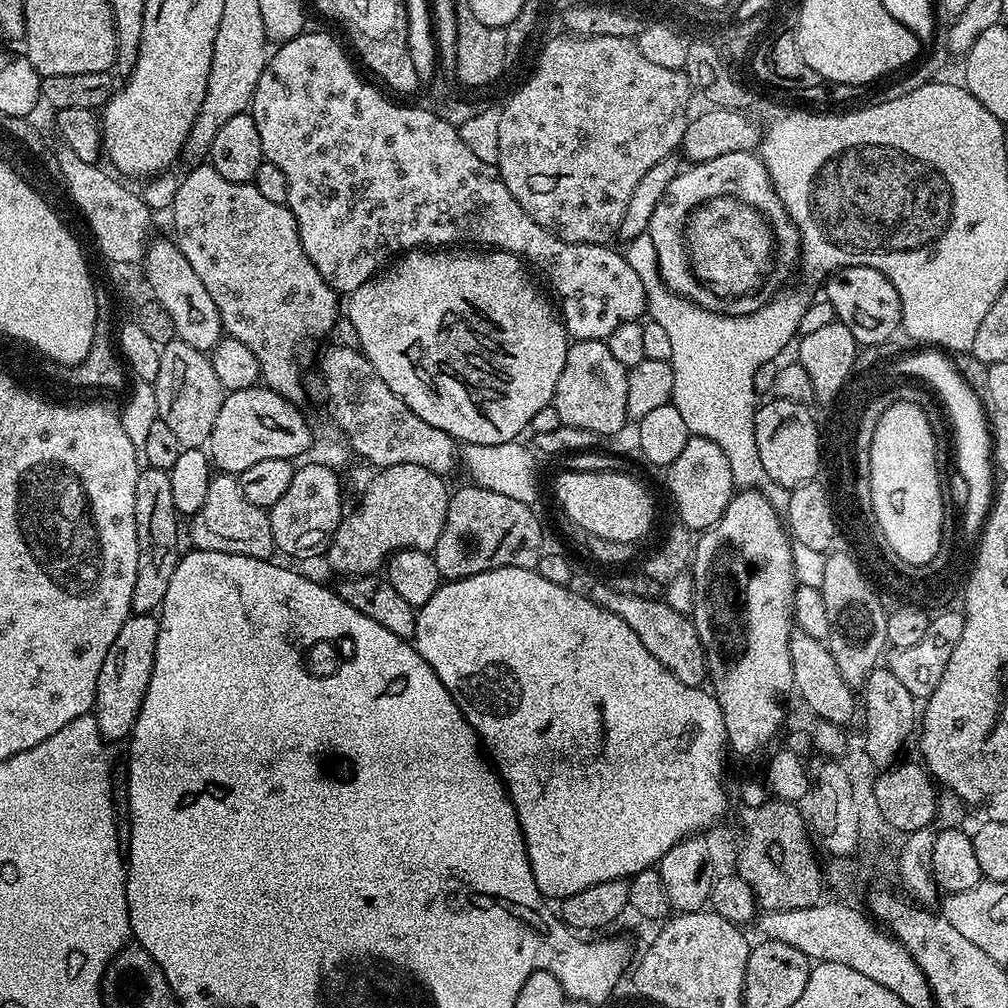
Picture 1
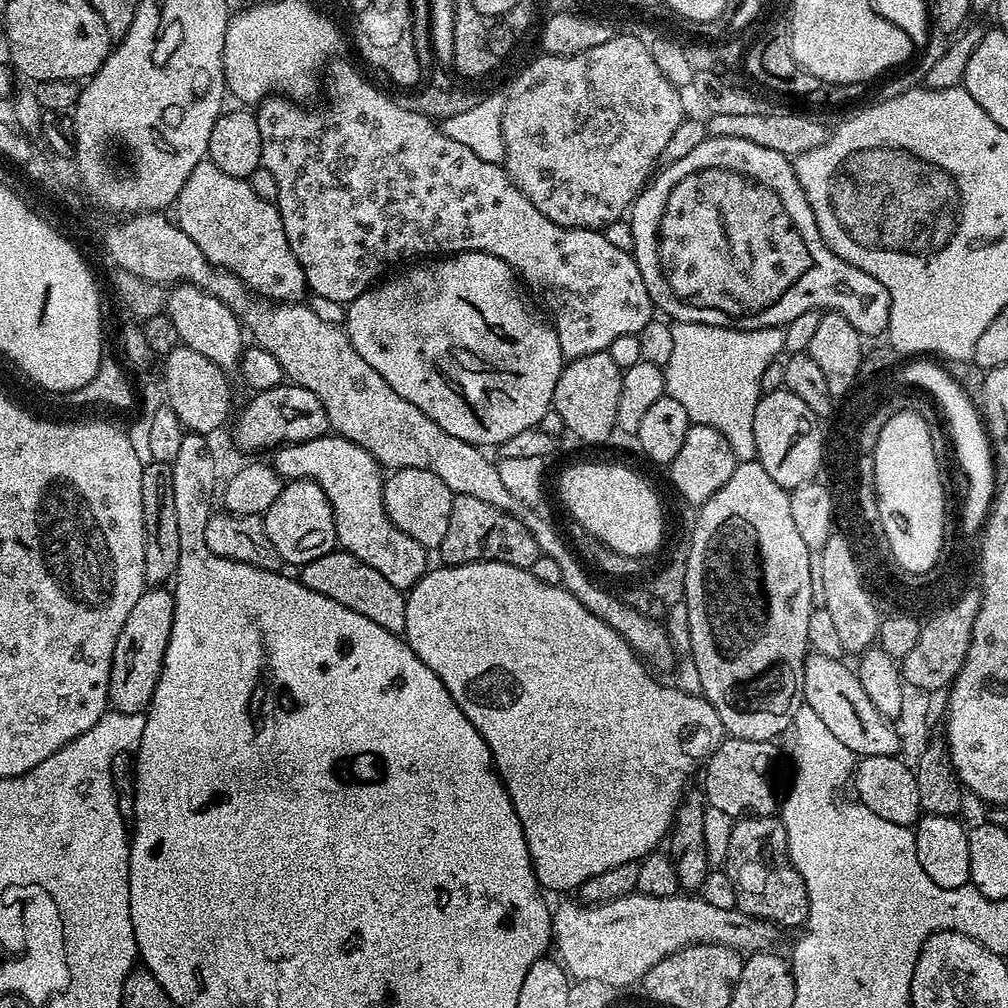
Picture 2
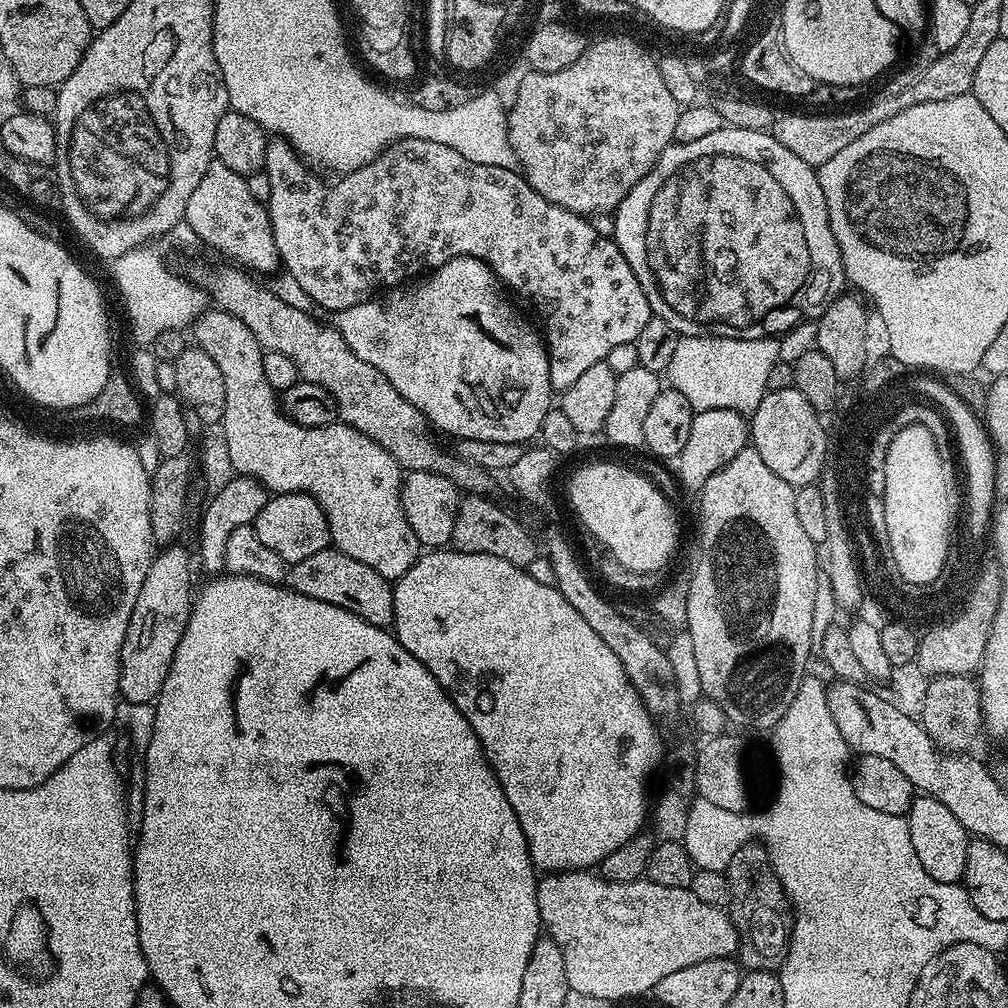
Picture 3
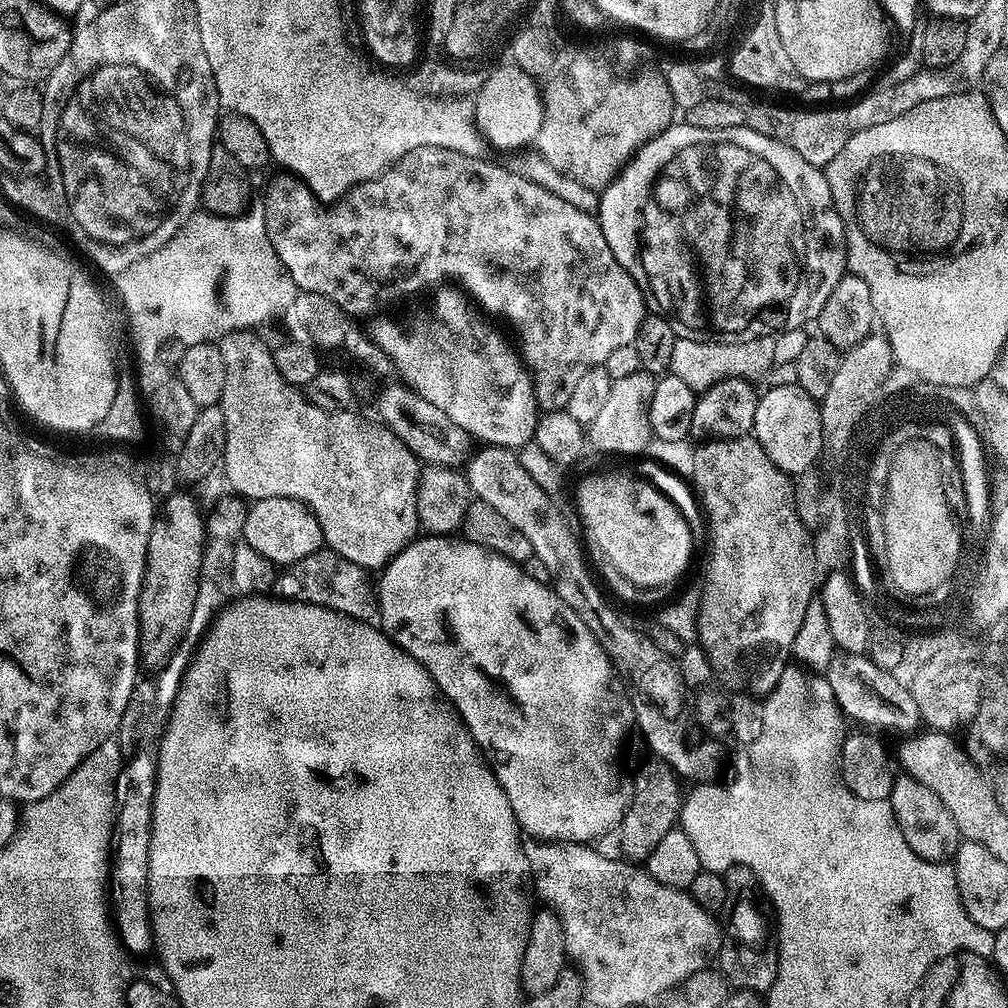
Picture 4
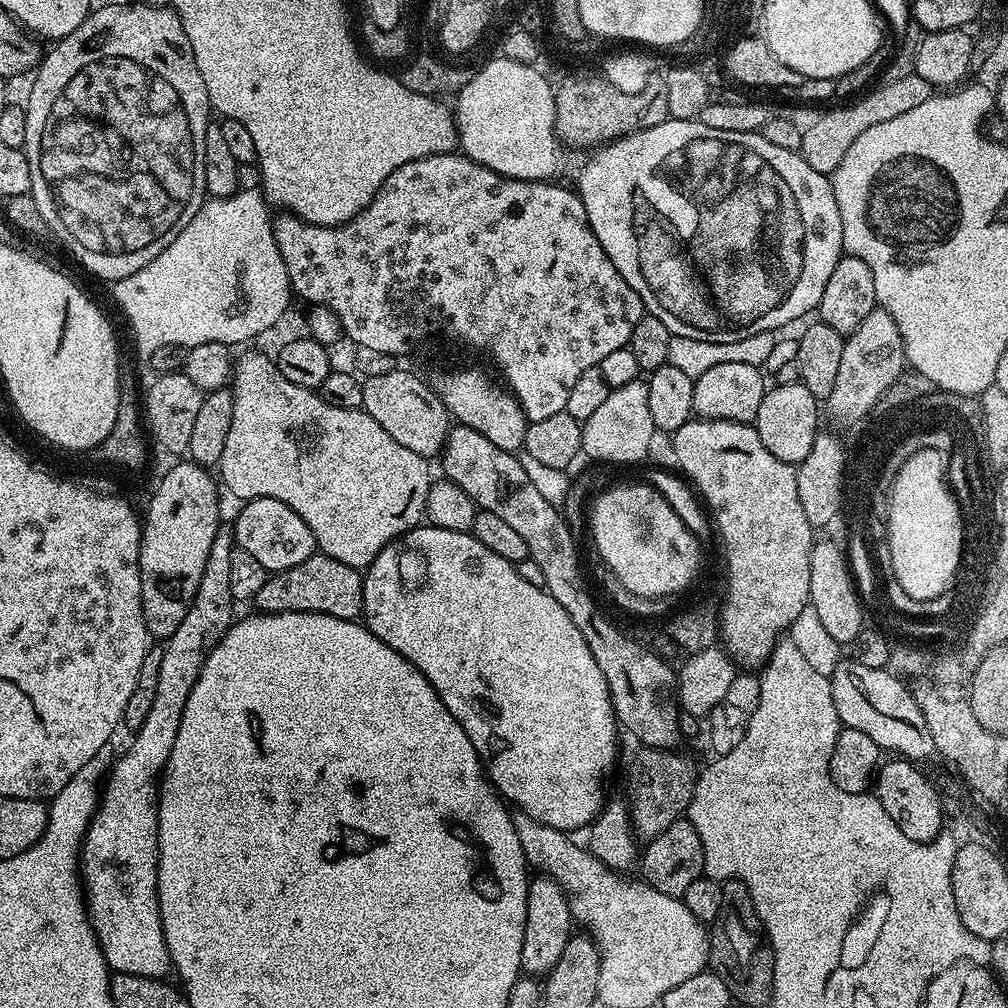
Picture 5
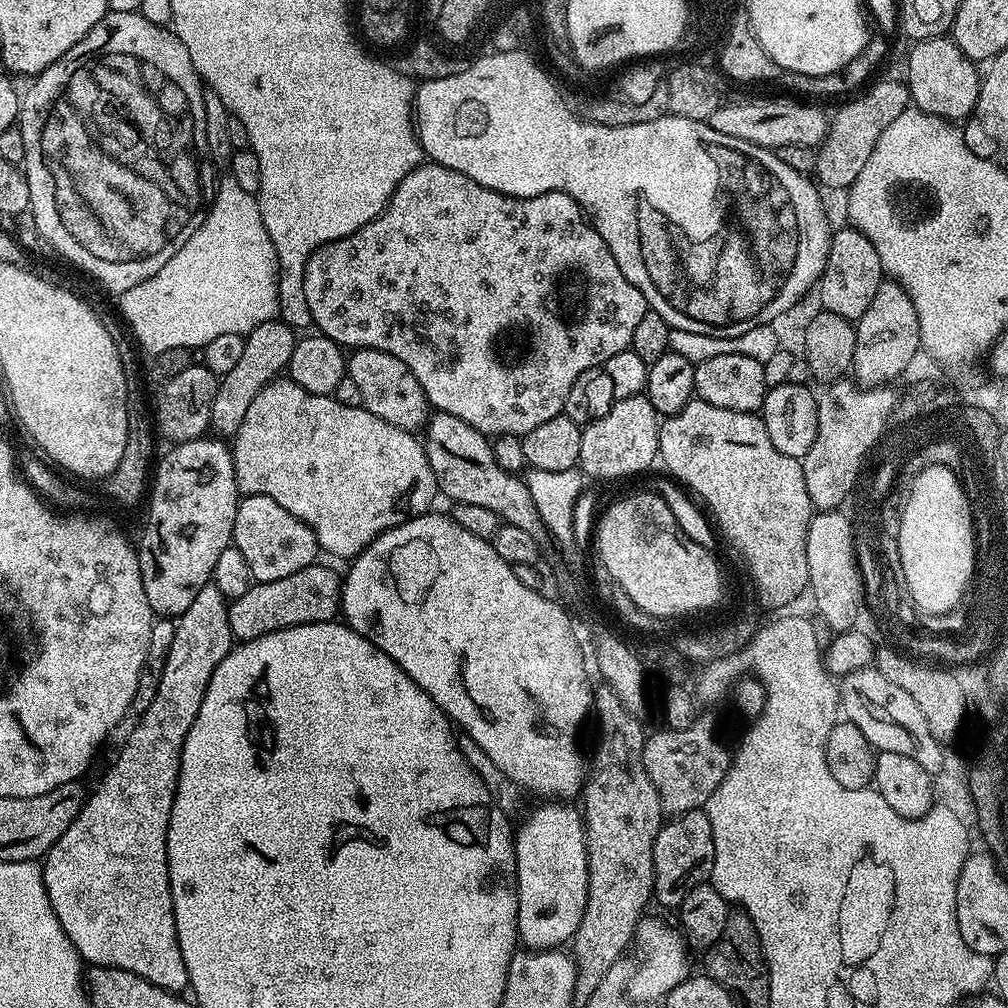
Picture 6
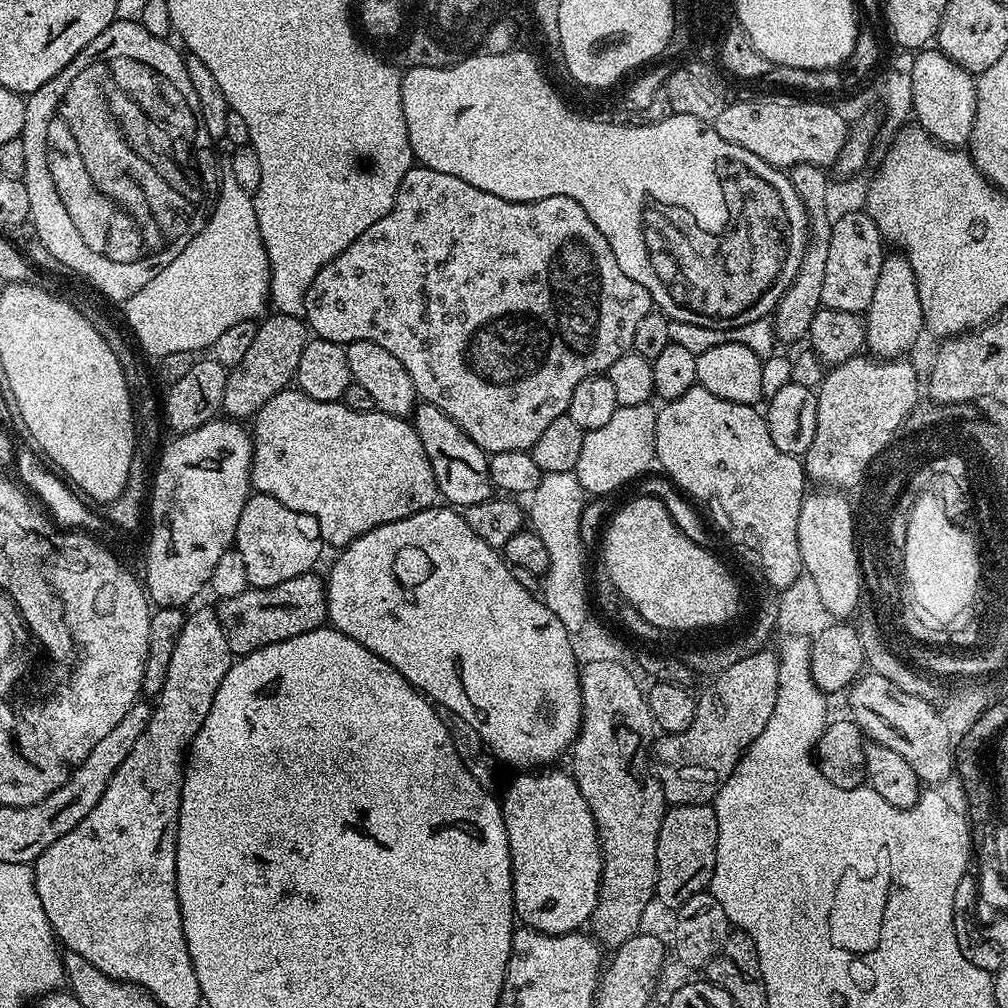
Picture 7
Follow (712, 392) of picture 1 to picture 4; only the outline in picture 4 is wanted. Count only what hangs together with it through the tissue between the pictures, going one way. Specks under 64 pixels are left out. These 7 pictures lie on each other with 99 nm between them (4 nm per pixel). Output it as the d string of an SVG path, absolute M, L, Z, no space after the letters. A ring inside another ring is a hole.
M759 336L746 342L719 344L718 342L698 342L677 339L674 342L674 358L671 375L682 378L686 386L697 390L713 388L721 382L756 382L770 370L774 358L774 339Z

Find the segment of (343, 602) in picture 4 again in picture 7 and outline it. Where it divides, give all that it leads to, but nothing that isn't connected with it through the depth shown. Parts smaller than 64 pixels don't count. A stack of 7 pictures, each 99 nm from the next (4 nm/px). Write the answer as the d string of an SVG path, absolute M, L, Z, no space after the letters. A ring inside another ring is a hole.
M311 571L298 574L298 578L278 582L278 586L250 586L242 594L234 594L234 598L220 600L218 615L233 657L239 658L254 650L262 650L262 646L325 627L328 620L328 589L325 577L316 575L315 571Z

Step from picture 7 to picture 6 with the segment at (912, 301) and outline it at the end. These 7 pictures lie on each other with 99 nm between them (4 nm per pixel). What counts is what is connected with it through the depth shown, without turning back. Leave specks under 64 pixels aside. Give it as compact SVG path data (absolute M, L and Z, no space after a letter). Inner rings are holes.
M882 282L878 286L878 294L870 302L866 314L855 321L856 341L854 342L854 358L850 369L857 385L868 390L876 390L888 386L891 380L899 381L903 377L910 358L921 351L920 327L914 304L908 295L895 282Z

